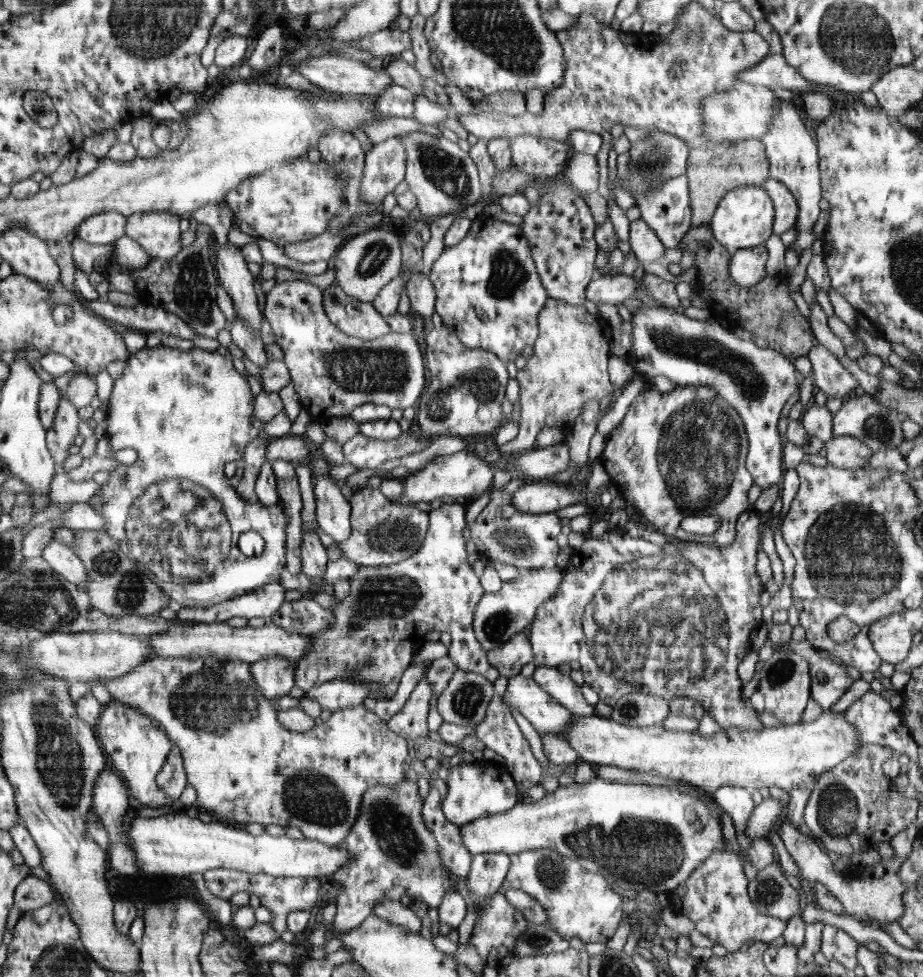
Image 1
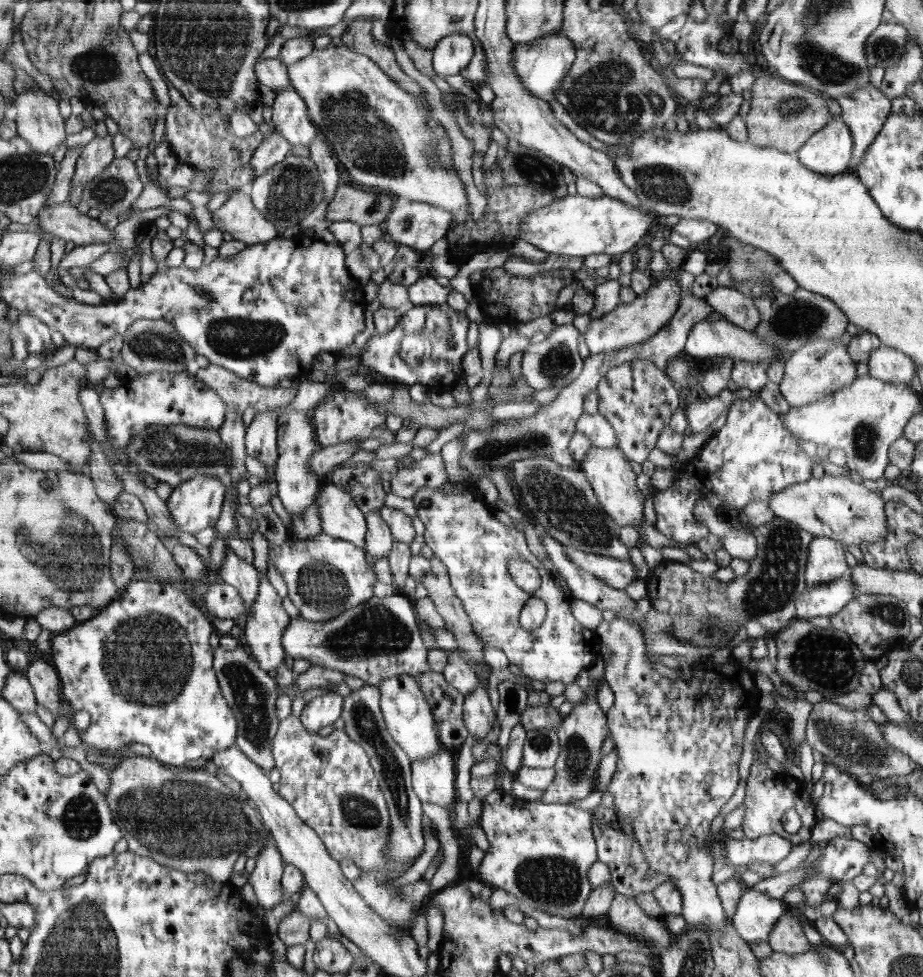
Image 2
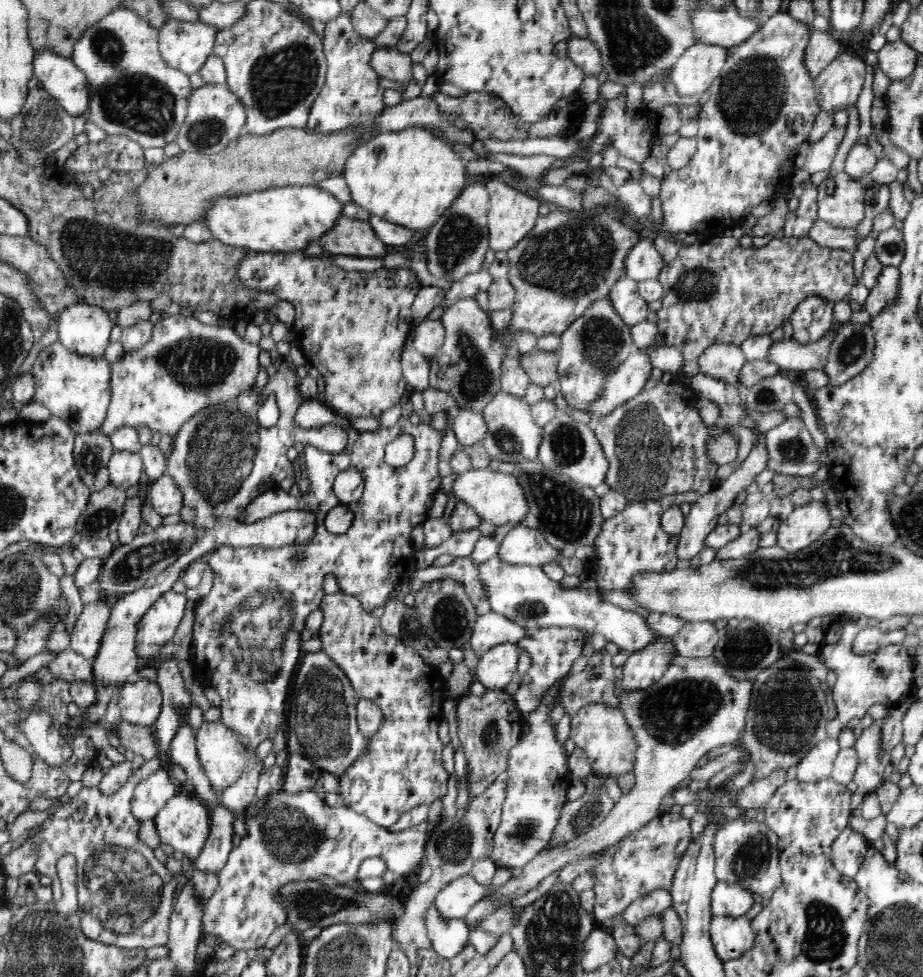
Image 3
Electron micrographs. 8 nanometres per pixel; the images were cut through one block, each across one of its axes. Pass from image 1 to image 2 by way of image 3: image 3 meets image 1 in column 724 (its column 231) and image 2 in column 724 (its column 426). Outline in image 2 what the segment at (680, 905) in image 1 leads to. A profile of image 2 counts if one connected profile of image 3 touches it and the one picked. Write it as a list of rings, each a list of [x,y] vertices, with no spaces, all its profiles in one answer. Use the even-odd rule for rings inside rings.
[[[741,803],[725,816],[723,825],[725,830],[721,832],[724,835],[724,840],[727,840],[727,854],[725,855],[728,863],[748,865],[751,861],[759,860],[767,863],[778,863],[792,852],[793,844],[780,835],[766,835],[755,839],[728,837],[726,831],[741,826],[744,815],[745,804]]]

